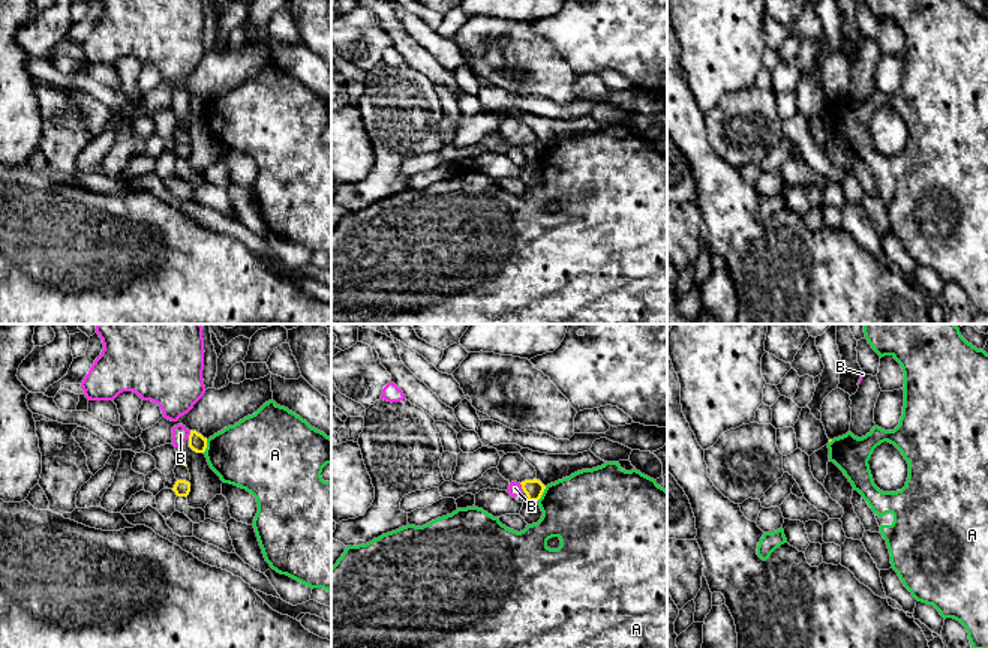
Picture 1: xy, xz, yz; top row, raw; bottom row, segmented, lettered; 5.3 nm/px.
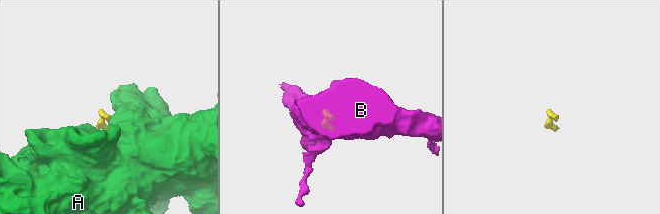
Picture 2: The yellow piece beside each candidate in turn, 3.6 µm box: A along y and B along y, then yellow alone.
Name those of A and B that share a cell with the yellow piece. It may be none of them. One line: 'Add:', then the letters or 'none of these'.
Add: none of these

